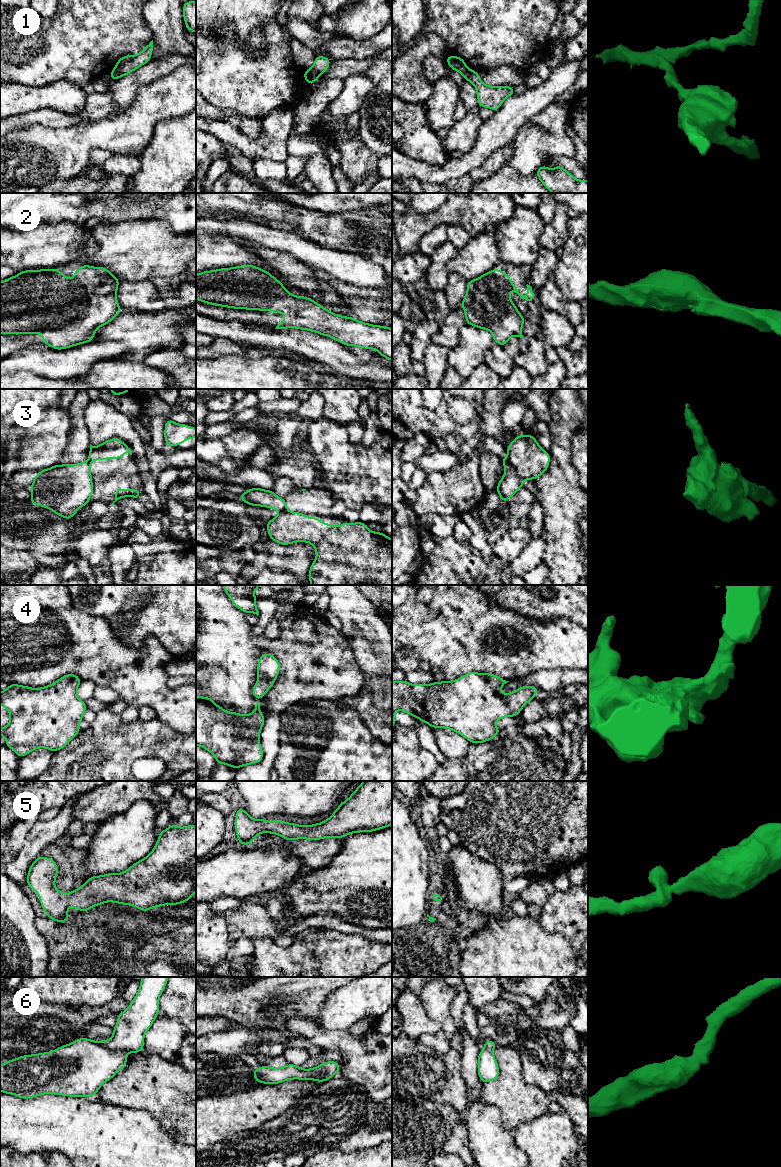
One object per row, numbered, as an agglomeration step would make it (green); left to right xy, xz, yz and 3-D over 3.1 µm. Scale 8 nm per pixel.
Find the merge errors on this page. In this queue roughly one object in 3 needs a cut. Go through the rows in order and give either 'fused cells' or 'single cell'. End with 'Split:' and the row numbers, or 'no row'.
1: fused cells
2: single cell
3: fused cells
4: single cell
5: single cell
6: single cell
Split: 1, 3

